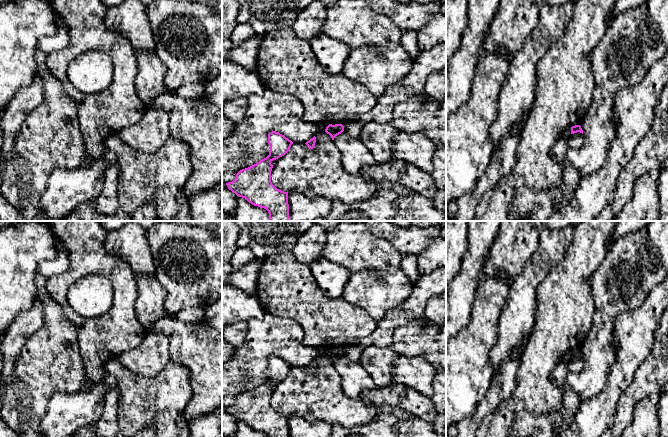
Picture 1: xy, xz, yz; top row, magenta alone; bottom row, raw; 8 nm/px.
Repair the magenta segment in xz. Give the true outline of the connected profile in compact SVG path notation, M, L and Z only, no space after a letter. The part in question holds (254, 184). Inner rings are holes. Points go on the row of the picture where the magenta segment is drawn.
M272 131L268 134L268 144L270 146L269 155L256 164L240 170L232 182L226 183L229 190L237 196L245 198L249 203L260 208L264 208L269 213L269 221L290 221L288 192L277 189L271 182L271 162L284 156L290 149L293 142L279 132Z

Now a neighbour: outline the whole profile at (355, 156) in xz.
M343 131L333 142L341 154L341 162L347 173L361 173L365 167L375 165L373 155L359 138L354 138Z

